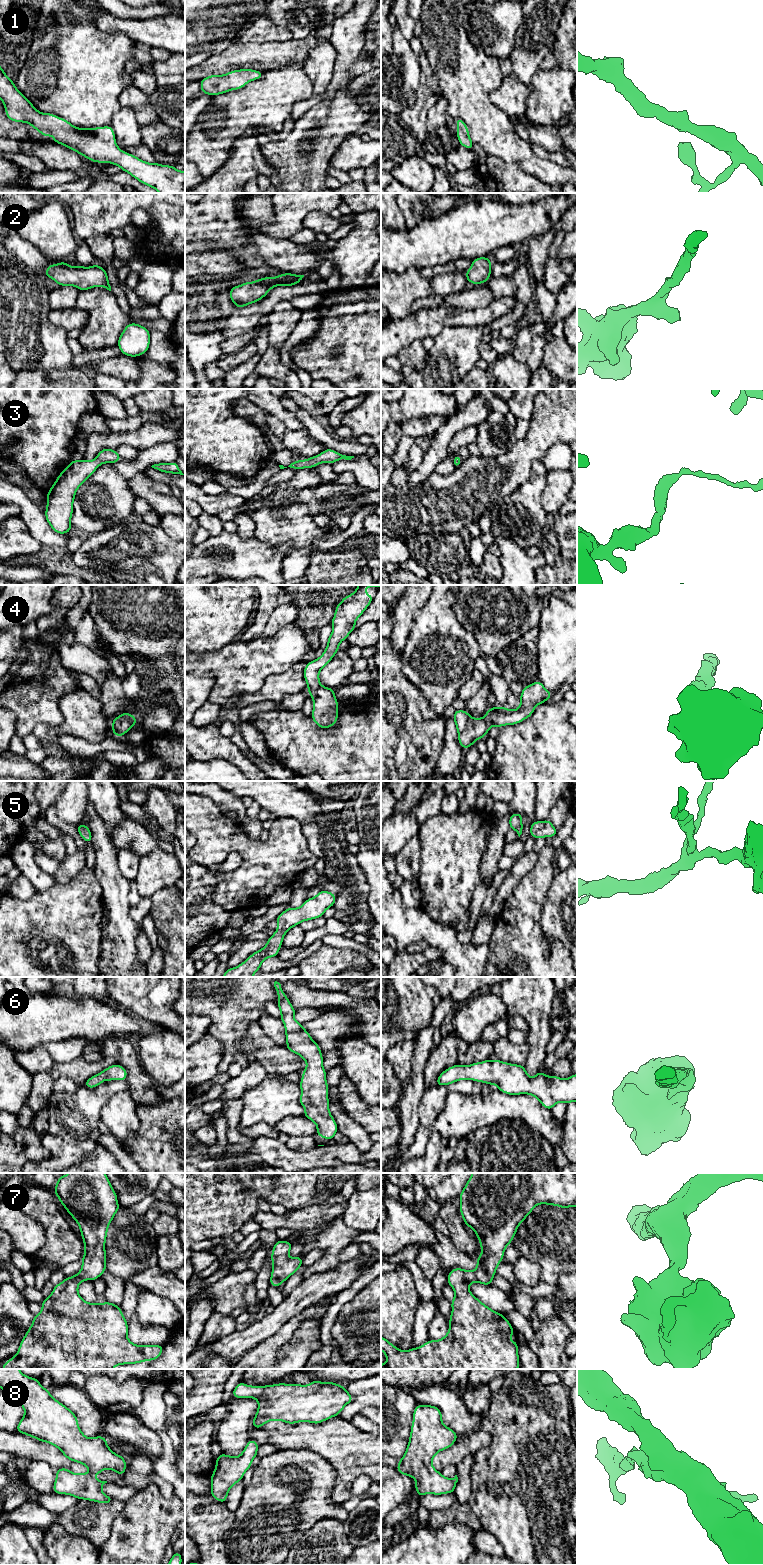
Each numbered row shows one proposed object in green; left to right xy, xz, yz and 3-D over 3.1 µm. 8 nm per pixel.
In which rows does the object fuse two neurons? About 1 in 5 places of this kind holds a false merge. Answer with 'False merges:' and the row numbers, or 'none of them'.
False merges: none of them

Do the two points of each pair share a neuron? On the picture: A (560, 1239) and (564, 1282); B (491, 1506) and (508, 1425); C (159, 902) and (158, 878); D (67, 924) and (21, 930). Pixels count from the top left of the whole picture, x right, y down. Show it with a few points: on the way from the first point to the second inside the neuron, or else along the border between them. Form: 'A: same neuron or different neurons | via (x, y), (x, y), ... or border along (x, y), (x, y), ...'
A: different neurons | border along (566, 1273), (562, 1273), (554, 1284)
B: same neuron | via (505, 1486), (505, 1482), (508, 1479), (508, 1445)
C: different neurons | border along (174, 884), (155, 891), (147, 898)
D: same neuron | via (56, 930), (32, 930)

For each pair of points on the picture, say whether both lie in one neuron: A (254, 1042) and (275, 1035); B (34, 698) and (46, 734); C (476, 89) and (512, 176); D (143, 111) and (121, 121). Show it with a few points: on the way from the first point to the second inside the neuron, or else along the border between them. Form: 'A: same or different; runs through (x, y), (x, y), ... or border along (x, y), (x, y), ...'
A: different; border along (257, 1021), (262, 1030), (275, 1043), (285, 1048)
B: different; border along (60, 708), (59, 725), (38, 724), (31, 733)
C: different; border along (485, 151), (506, 161), (518, 162), (527, 173)
D: different; border along (121, 106), (135, 113), (140, 126)

